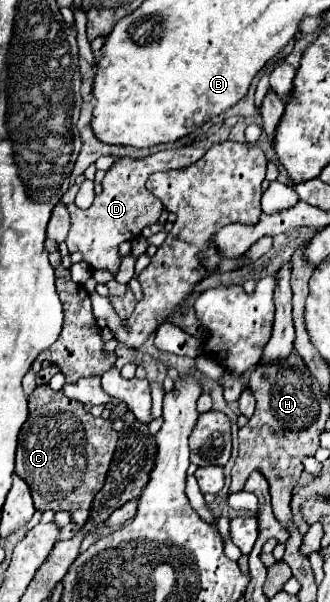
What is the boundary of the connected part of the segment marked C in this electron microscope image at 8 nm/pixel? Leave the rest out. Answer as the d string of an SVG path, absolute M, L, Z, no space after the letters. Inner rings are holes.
M38 385L28 401L30 415L18 439L16 475L28 483L36 509L64 509L72 513L76 523L84 525L94 495L106 481L118 433L108 419L94 417L84 411L82 403L62 397L60 391L52 391L48 385Z

